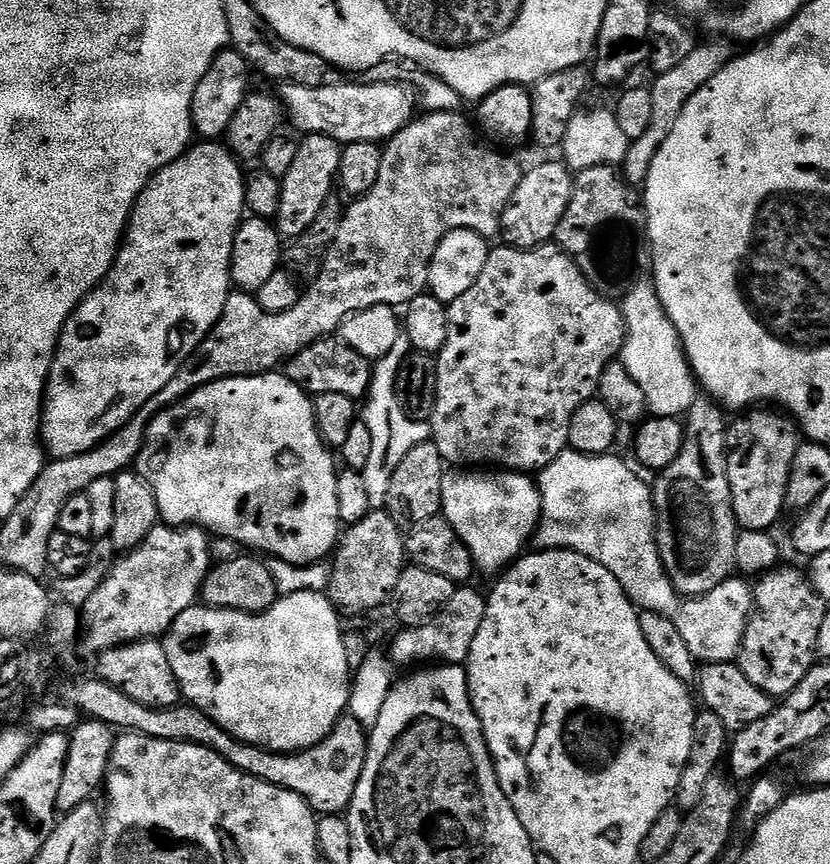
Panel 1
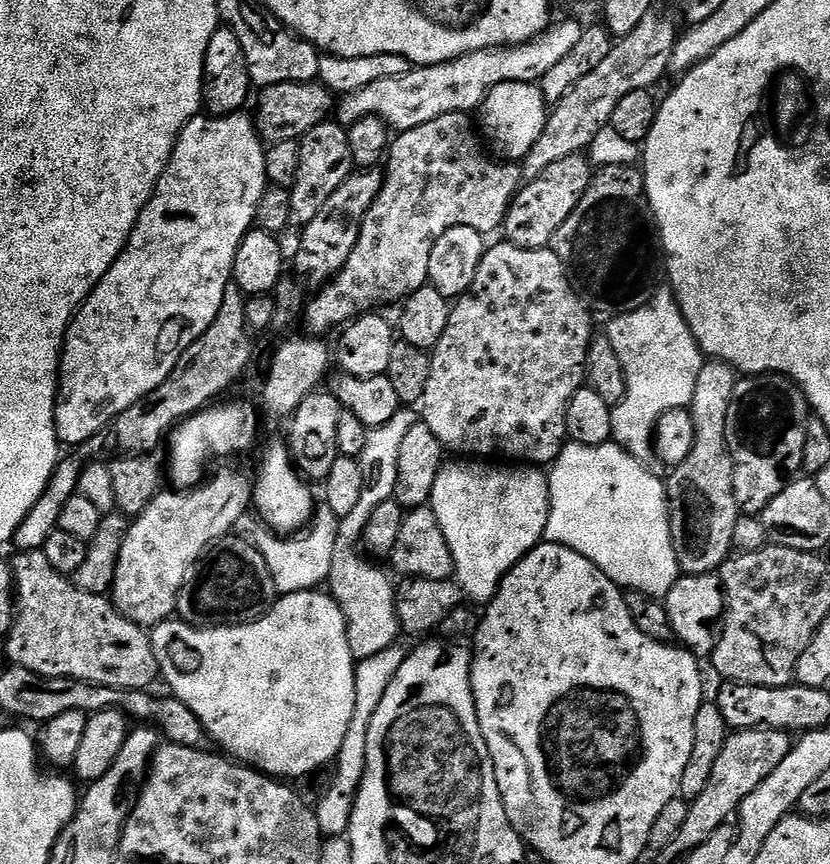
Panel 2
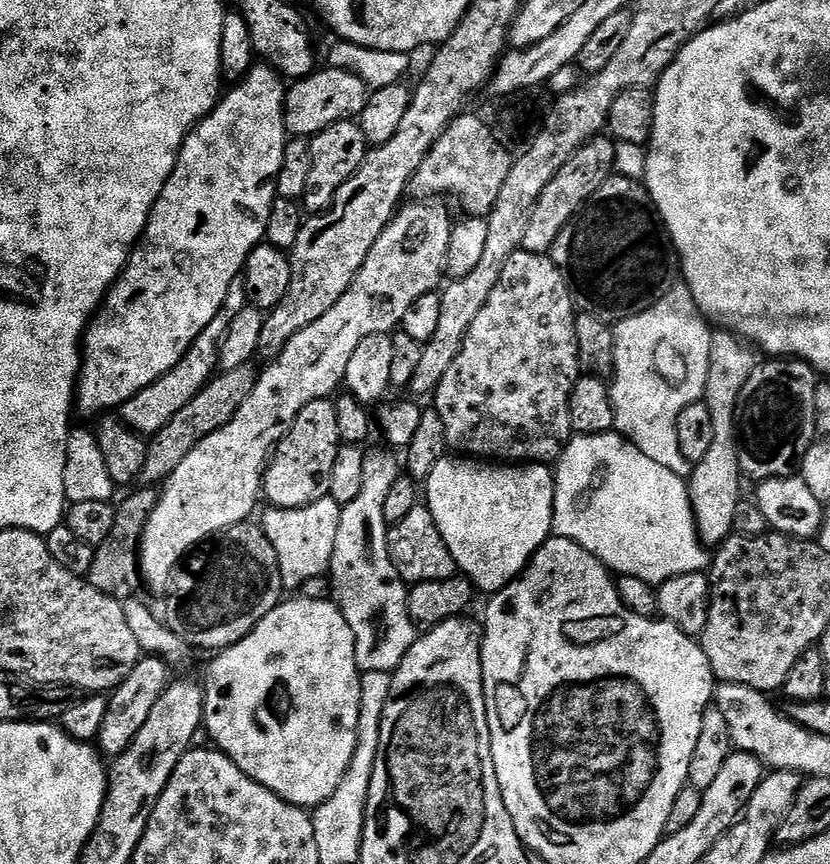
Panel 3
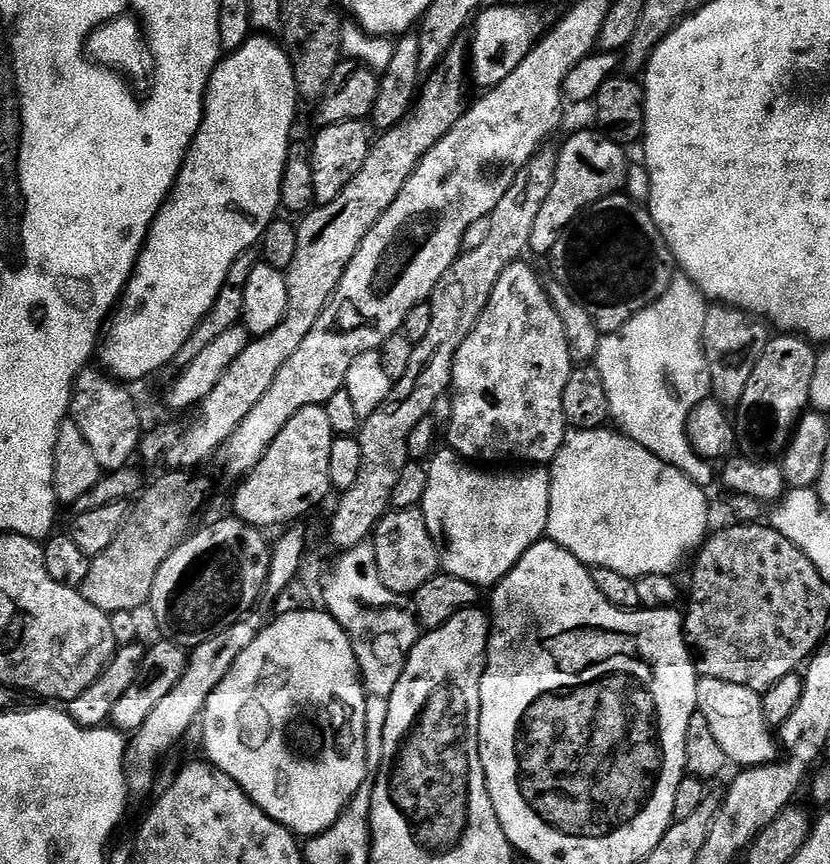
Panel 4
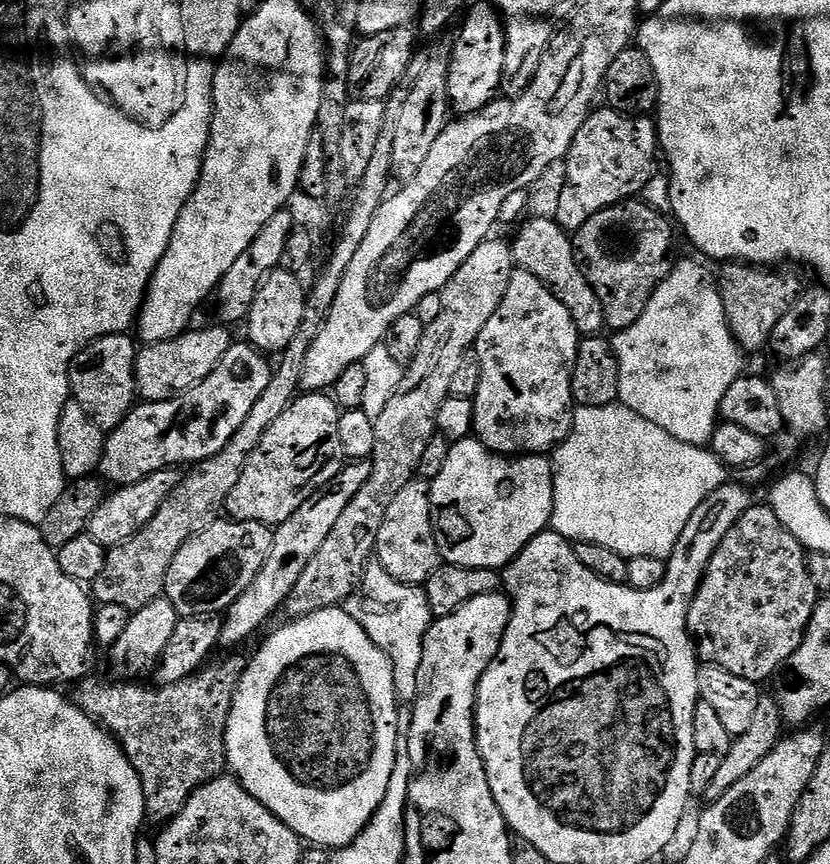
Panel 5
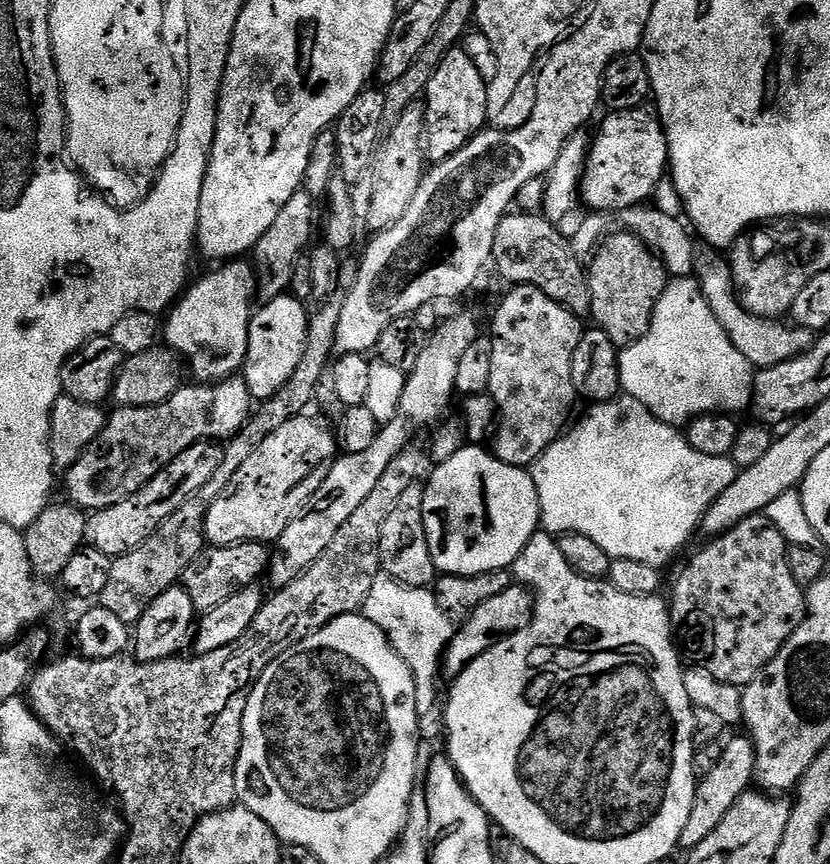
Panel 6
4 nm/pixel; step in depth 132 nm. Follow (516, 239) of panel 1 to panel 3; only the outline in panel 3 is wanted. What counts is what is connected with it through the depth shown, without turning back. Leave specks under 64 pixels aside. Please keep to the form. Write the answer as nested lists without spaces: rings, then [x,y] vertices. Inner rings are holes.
[[[598,135],[589,144],[577,150],[570,162],[566,162],[566,166],[558,170],[550,186],[542,190],[538,202],[532,207],[532,217],[524,228],[523,251],[551,253],[562,230],[571,225],[573,216],[580,211],[581,206],[608,181],[609,176],[613,175],[615,166],[616,144],[607,135]]]

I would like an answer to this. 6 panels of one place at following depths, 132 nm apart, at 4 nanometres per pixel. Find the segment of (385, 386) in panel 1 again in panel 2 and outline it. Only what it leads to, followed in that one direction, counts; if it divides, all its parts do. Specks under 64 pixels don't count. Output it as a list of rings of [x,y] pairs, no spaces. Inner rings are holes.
[[[406,408],[397,412],[386,425],[373,428],[367,436],[363,454],[358,458],[363,468],[365,486],[360,502],[351,515],[340,519],[338,542],[334,552],[333,564],[328,579],[329,593],[347,618],[348,637],[352,656],[357,661],[373,657],[382,650],[393,647],[400,636],[400,619],[397,616],[396,591],[394,582],[374,564],[358,556],[357,546],[361,545],[370,516],[382,502],[395,495],[397,486],[398,453],[402,450],[402,439],[410,426],[420,422],[417,411]]]

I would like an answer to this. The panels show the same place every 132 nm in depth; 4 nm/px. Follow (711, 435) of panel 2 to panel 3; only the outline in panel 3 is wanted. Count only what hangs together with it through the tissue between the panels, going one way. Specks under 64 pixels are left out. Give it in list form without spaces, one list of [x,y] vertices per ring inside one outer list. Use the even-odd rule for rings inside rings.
[[[713,331],[710,370],[706,374],[706,390],[702,402],[710,410],[710,418],[714,421],[714,442],[706,458],[694,465],[688,486],[688,494],[692,497],[692,513],[696,519],[696,533],[700,535],[700,543],[705,546],[719,546],[733,535],[735,510],[742,501],[742,473],[736,449],[734,414],[738,406],[738,394],[742,394],[742,386],[746,386],[750,374],[754,374],[756,369],[758,357],[755,351],[757,349],[749,341],[734,332]]]

